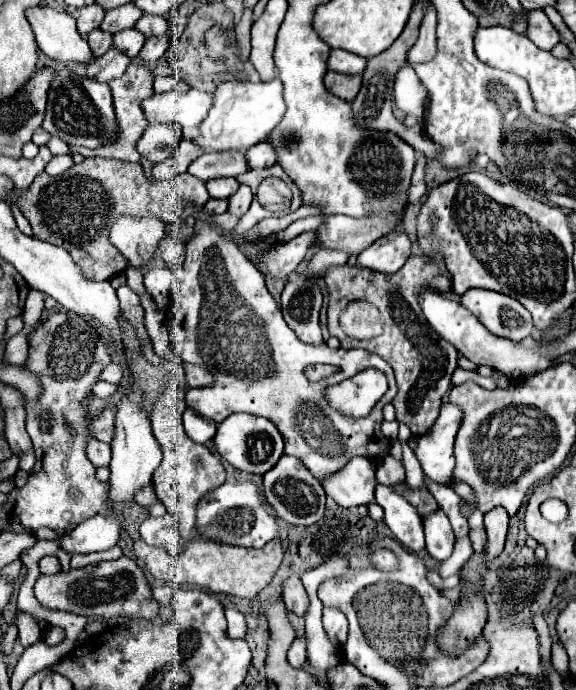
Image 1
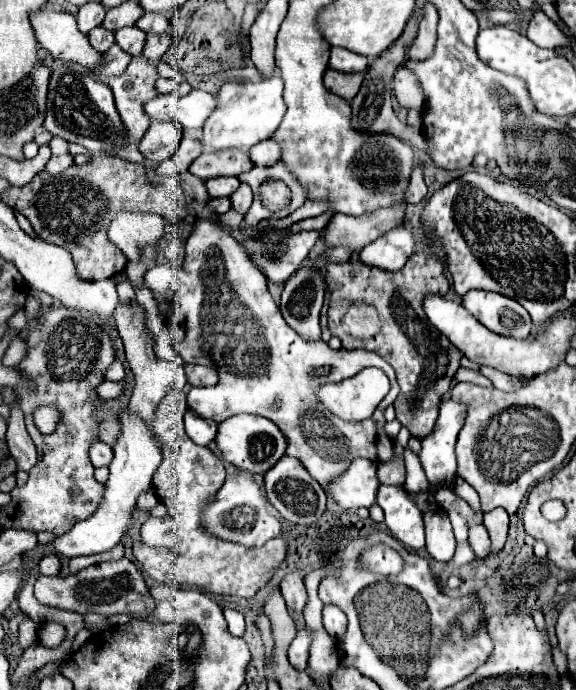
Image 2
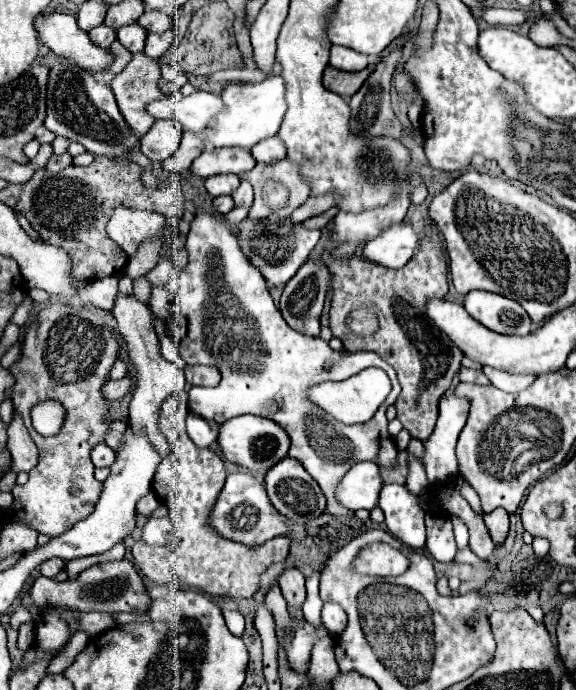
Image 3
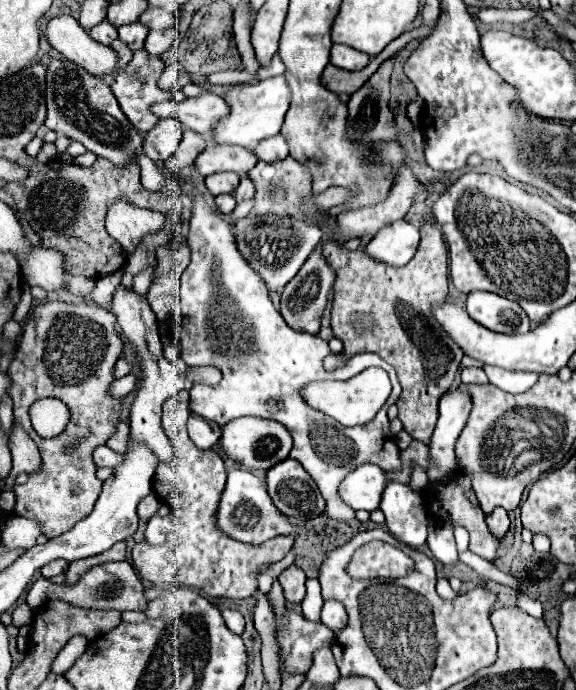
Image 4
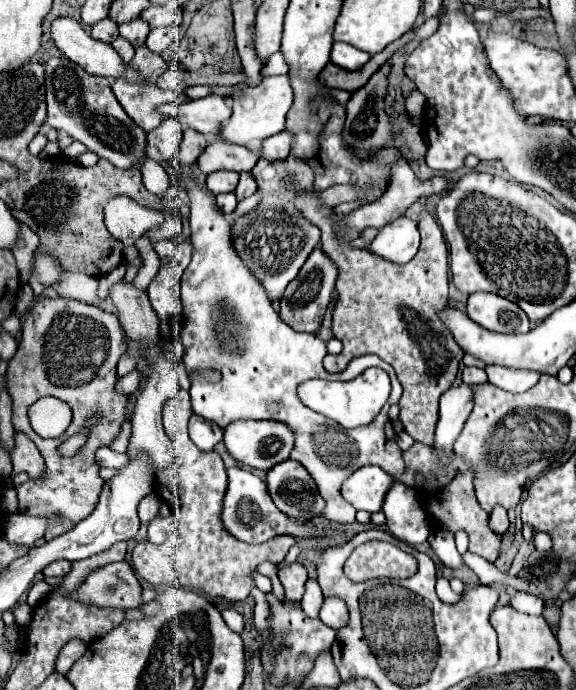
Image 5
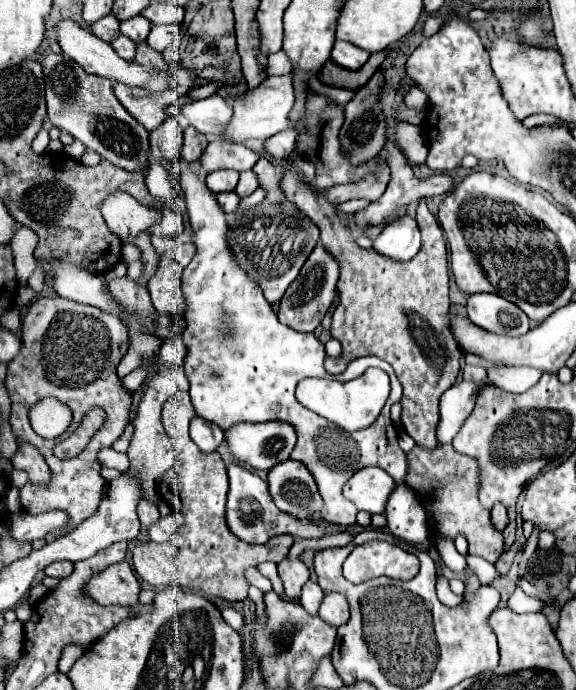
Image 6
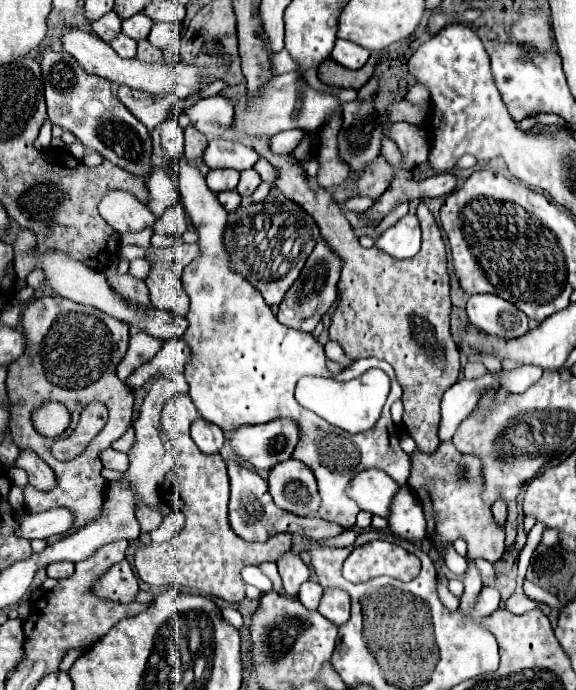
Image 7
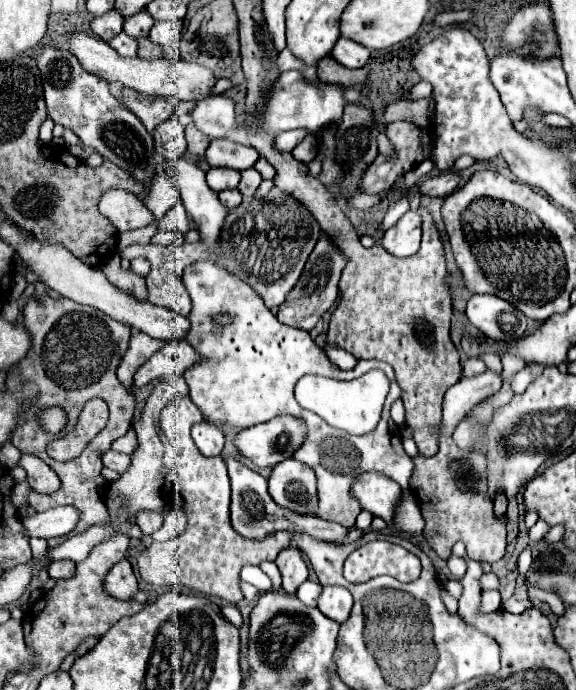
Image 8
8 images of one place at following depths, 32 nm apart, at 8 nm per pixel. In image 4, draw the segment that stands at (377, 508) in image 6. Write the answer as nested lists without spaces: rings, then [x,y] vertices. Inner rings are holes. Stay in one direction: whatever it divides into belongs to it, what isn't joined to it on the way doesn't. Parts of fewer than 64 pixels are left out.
[[[376,464],[356,466],[338,488],[338,496],[354,510],[376,510],[380,506],[386,476]]]

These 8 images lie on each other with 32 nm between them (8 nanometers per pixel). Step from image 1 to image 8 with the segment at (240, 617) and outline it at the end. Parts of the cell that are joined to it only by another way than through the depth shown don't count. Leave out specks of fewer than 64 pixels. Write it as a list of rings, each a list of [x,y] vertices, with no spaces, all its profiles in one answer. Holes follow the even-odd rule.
[[[232,604],[224,606],[224,608],[222,608],[222,614],[224,614],[224,618],[226,618],[228,622],[232,622],[236,628],[242,626],[242,614],[240,614],[240,610],[238,610],[236,606],[232,606]]]

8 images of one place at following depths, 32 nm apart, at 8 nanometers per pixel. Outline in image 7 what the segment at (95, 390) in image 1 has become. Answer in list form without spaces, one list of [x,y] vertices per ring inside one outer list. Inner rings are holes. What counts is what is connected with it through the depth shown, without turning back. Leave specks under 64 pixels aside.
[[[168,340],[164,342],[164,348],[160,348],[160,352],[146,364],[142,364],[140,368],[136,368],[136,372],[130,374],[130,378],[126,380],[126,386],[136,390],[140,386],[144,386],[148,382],[148,378],[154,378],[158,374],[168,374],[176,368],[184,368],[190,360],[190,348],[186,346],[186,342],[180,340]]]

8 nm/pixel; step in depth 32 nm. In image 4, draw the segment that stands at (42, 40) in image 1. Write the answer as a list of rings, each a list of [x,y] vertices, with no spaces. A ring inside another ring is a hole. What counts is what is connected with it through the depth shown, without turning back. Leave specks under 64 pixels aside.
[[[52,16],[44,28],[40,28],[48,44],[64,58],[76,62],[86,72],[104,76],[114,74],[116,52],[110,46],[98,44],[72,16]]]

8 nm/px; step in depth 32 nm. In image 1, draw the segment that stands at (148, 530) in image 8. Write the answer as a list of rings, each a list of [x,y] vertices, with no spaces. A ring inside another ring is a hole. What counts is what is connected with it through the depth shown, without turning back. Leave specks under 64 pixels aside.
[[[148,484],[148,486],[144,486],[144,488],[140,488],[138,492],[136,492],[136,496],[134,496],[134,500],[136,502],[140,502],[140,506],[152,506],[158,498],[156,498],[156,494],[154,494],[154,486],[152,484]]]

